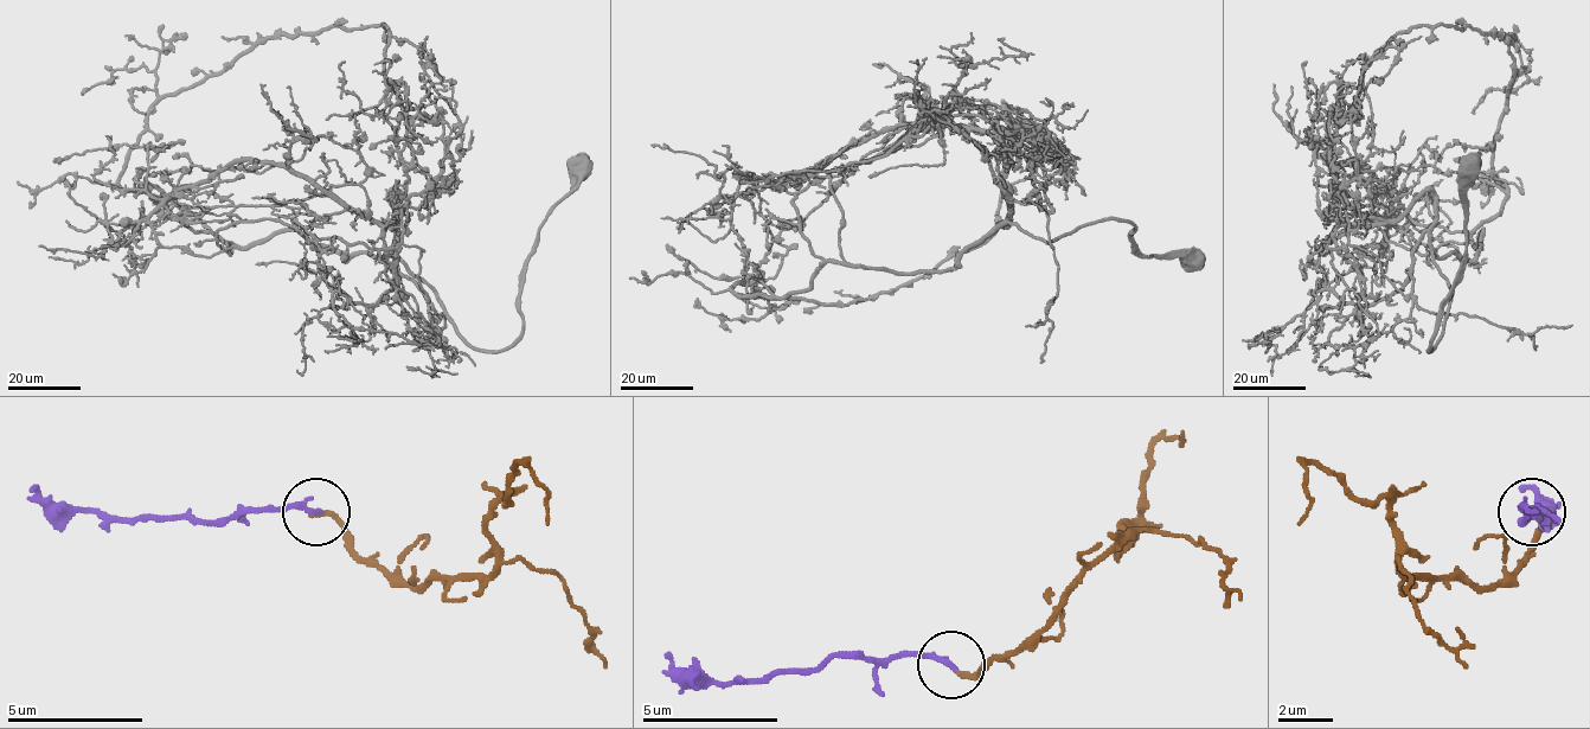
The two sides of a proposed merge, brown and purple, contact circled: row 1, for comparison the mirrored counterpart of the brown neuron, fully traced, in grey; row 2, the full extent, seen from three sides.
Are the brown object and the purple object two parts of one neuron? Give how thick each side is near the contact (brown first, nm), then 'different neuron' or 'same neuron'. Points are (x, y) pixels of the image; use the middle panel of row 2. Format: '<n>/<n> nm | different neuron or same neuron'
190/240 nm | same neuron

